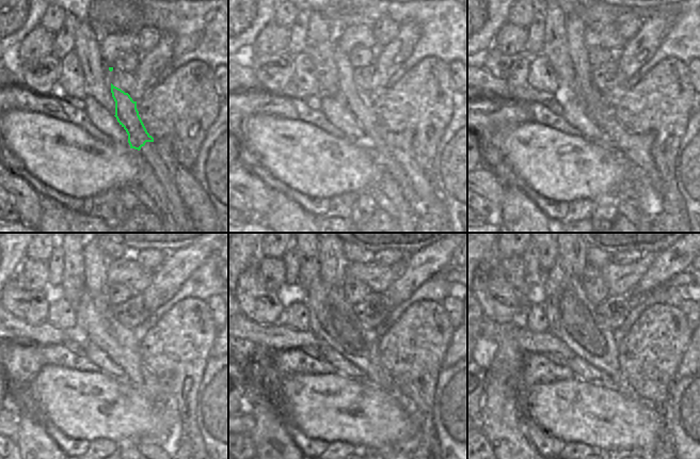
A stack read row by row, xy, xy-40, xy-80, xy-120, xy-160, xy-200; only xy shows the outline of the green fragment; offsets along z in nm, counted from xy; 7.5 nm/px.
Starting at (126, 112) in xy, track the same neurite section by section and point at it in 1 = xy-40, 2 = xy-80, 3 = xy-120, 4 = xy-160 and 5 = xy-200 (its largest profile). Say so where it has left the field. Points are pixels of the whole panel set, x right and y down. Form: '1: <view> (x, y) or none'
1: xy-40 (360, 103)
2: xy-80 (576, 28)
3: xy-120 (97, 262)
4: xy-160 (333, 259)
5: xy-200 (573, 254)

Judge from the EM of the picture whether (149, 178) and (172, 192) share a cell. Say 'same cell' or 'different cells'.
different cells

